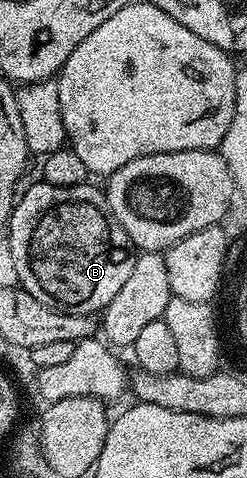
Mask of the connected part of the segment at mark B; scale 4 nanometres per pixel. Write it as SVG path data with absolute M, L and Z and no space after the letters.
M71 204L71 208L51 212L51 216L39 224L39 232L35 232L35 269L30 275L39 283L38 291L60 309L82 316L99 314L109 302L113 302L117 290L121 290L123 283L129 279L136 255L137 249L129 234L125 234L121 225L106 211L95 212L95 208L87 208L87 204Z

